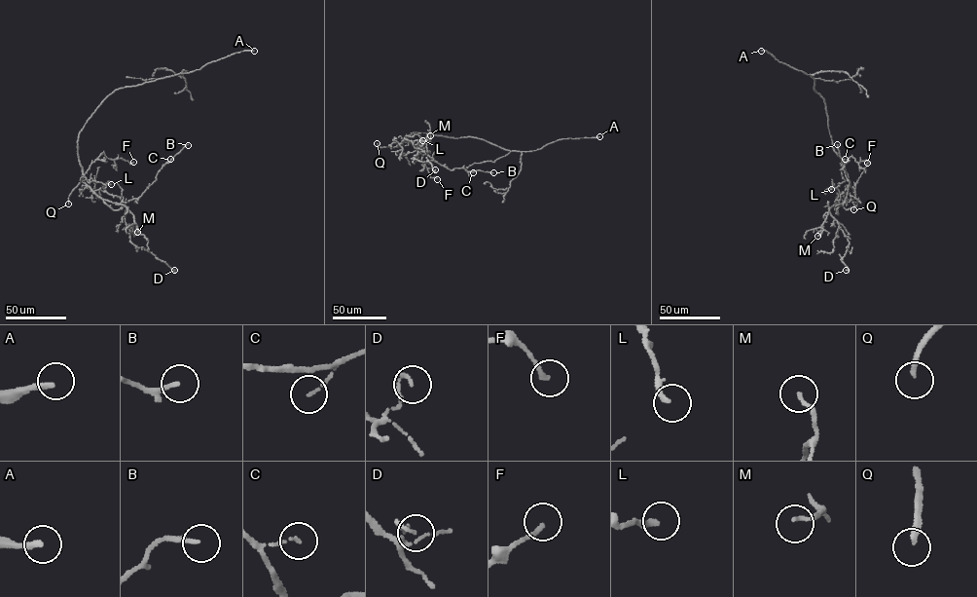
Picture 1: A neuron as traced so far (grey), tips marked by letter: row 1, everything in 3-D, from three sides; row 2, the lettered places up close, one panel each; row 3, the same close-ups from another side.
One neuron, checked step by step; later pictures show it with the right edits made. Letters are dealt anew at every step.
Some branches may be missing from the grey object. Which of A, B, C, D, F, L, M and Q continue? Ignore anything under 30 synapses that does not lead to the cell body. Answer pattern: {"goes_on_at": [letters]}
{"goes_on_at": ["A", "Q"]}

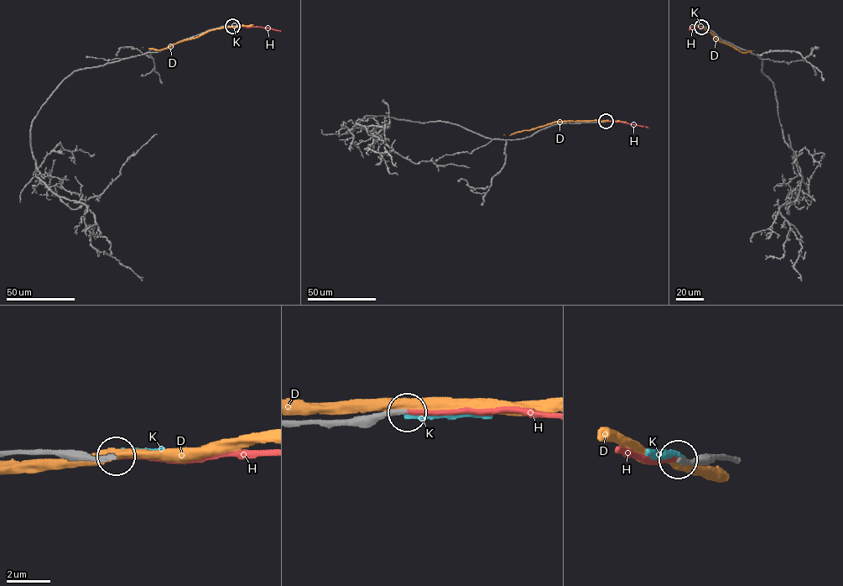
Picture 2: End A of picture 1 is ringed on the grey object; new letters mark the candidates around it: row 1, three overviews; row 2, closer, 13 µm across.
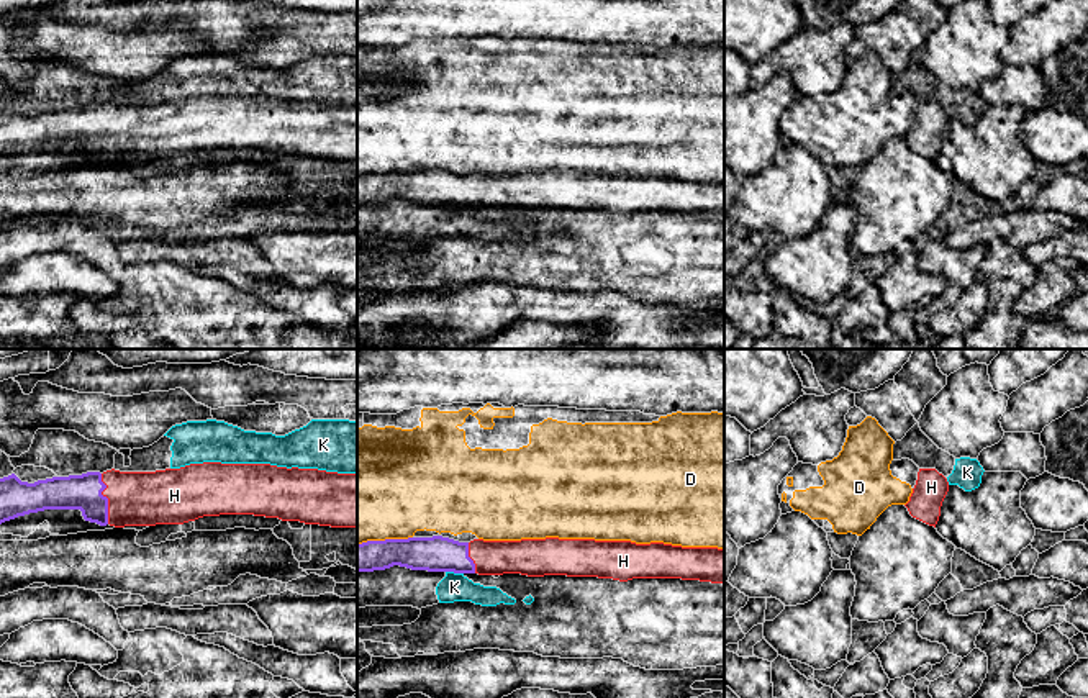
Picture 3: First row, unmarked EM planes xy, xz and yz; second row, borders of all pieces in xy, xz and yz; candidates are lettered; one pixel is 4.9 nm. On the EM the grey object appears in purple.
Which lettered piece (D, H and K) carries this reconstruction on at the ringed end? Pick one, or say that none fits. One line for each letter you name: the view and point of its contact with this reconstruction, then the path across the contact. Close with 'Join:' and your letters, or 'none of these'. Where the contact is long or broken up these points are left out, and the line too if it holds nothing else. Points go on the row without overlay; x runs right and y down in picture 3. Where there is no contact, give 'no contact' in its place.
H: contact xy (107, 131); way xy (82, 125), (92, 125), (107, 131), (135, 131)
Join: H

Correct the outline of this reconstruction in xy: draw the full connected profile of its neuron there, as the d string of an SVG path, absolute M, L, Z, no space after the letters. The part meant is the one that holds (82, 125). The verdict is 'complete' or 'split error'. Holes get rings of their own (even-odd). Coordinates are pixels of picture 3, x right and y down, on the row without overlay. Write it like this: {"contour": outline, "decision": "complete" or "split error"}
{"contour": "M203 95L156 105L87 105L52 110L34 116L21 115L15 107L0 111L0 157L18 149L44 143L80 143L85 154L100 159L156 159L184 157L203 149L254 147L300 154L331 161L357 161L357 107L338 107L318 102L277 100L270 97Z", "decision": "split error"}

